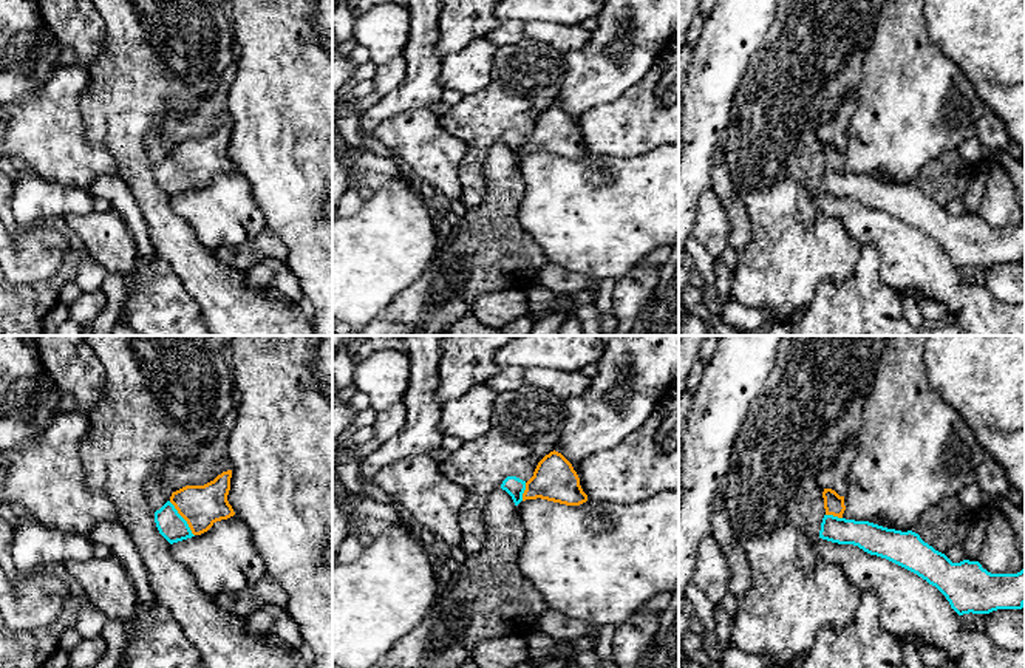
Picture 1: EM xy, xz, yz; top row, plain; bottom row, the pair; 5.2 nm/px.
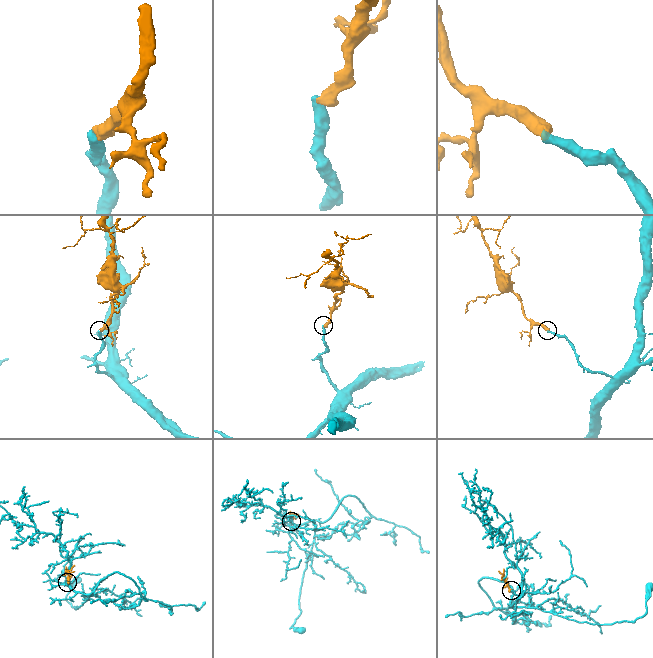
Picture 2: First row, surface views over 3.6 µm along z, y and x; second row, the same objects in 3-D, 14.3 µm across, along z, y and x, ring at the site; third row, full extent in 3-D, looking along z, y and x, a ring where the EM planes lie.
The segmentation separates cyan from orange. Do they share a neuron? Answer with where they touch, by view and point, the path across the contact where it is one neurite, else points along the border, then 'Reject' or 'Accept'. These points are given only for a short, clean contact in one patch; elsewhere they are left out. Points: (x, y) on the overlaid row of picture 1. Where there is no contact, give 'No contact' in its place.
Touches cyan at xy (183, 518). Path across: xy (172, 526), (183, 518), (201, 506). Accept

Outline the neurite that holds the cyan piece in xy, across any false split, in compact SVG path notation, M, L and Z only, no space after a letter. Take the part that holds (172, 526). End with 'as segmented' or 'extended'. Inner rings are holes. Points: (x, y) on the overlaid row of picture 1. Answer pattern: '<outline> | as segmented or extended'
M232 470L223 472L204 486L186 486L172 493L170 499L155 512L159 533L178 543L207 532L216 521L235 515L227 501Z | extended

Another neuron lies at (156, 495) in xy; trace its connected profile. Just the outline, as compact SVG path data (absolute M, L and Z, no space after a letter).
M235 407L224 416L215 439L206 445L193 459L184 465L170 469L164 478L152 481L147 486L147 501L155 513L167 501L170 495L186 486L204 486L213 481L223 472L230 470L230 458L227 450L229 436L235 427Z

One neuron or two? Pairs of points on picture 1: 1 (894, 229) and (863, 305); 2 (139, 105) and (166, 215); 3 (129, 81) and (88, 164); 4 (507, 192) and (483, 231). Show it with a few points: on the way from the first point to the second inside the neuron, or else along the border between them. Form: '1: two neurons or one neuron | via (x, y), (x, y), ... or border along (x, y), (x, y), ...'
1: two neurons | border along (864, 245), (875, 248), (880, 279), (895, 291)
2: one neuron | via (135, 133), (135, 169), (144, 187)
3: two neurons | border along (81, 113), (85, 138), (112, 156), (116, 173)
4: one neuron | via (501, 201), (492, 221)

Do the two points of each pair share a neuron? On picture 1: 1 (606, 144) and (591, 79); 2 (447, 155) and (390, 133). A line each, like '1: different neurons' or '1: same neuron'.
1: different neurons
2: same neuron

